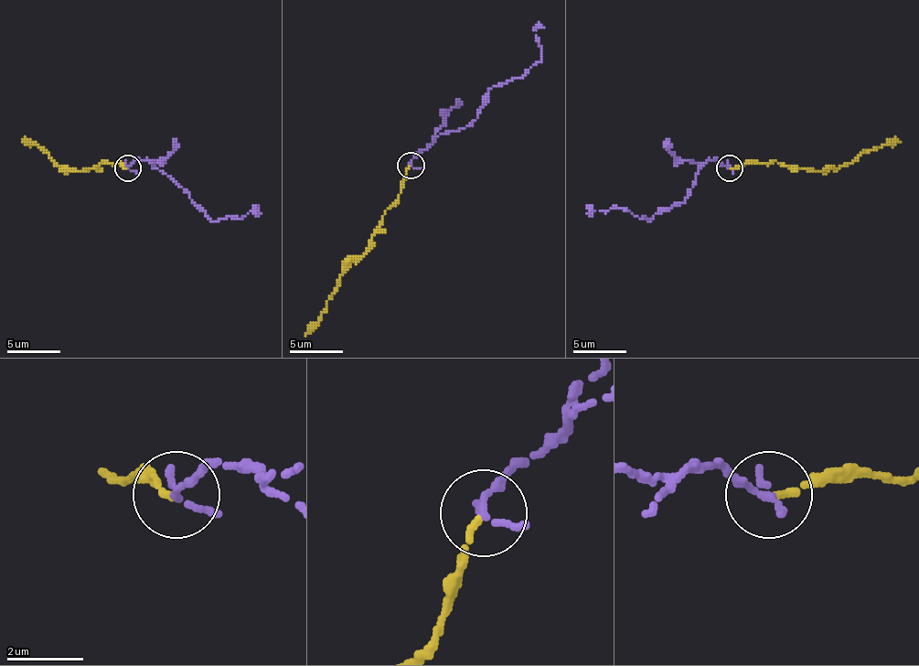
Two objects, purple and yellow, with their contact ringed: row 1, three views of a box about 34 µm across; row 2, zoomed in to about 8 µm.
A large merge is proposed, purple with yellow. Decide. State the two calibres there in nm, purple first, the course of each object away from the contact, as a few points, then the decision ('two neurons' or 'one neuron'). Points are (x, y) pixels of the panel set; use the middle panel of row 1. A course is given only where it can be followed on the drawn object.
calibres 200 and 180 nm; course purple (411, 166), (432, 142), (473, 123), (483, 96), (494, 86), (523, 75), (541, 59), (536, 27), (539, 22); course yellow (409, 166), (403, 187), (385, 210), (382, 224), (361, 256), (342, 274), (326, 301), (318, 322), (305, 336); one neuron

